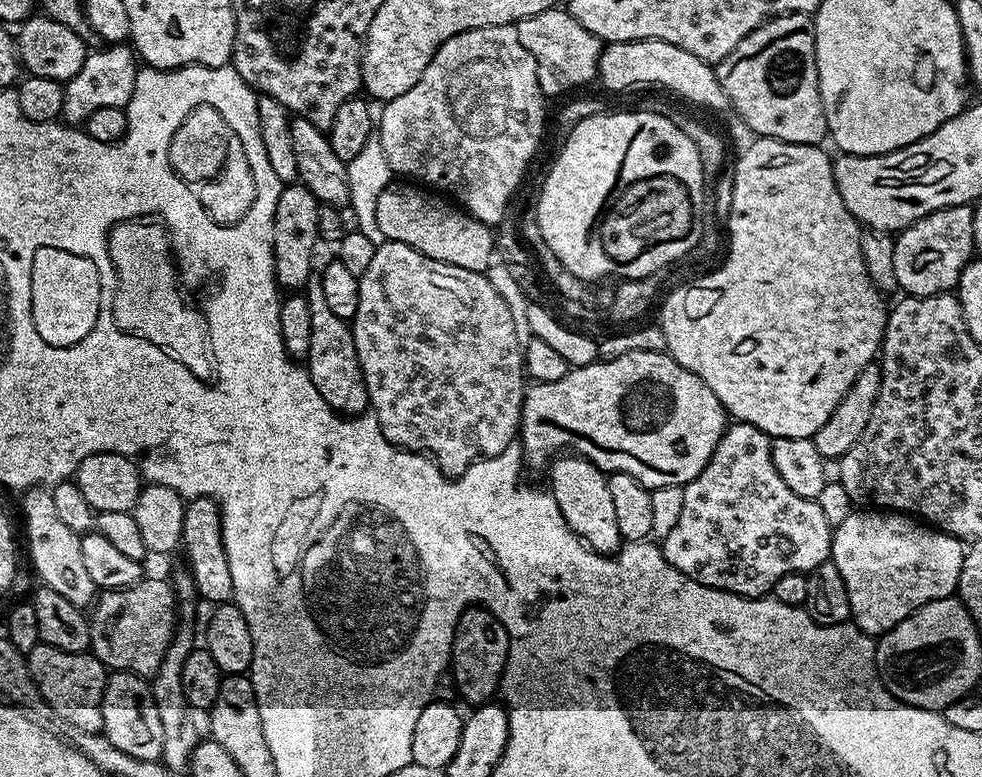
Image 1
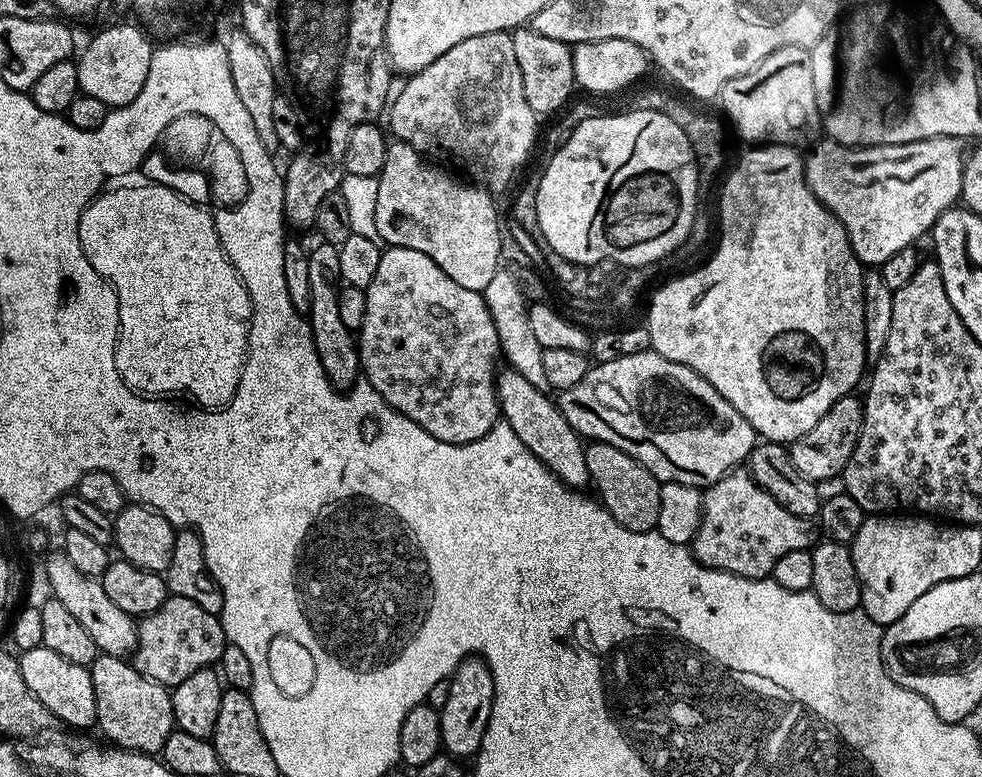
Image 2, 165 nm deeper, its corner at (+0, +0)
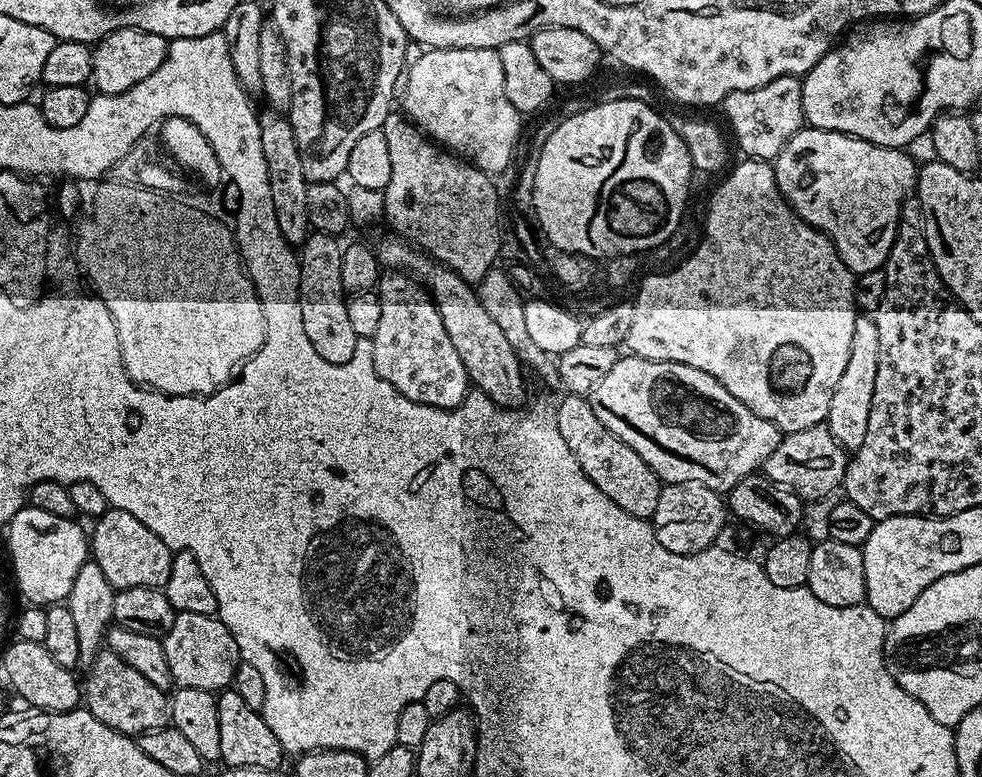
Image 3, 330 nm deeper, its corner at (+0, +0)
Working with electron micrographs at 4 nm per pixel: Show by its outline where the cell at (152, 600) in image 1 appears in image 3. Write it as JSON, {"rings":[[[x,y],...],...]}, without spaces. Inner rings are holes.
{"rings":[[[177,612],[174,626],[162,637],[166,662],[170,665],[172,682],[176,688],[193,688],[219,693],[232,683],[237,666],[242,662],[234,642],[234,634],[216,616]]]}

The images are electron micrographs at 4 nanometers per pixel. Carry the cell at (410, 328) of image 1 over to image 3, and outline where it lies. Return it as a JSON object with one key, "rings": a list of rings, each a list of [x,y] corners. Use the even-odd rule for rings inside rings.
{"rings":[[[388,270],[381,275],[378,291],[382,314],[378,321],[378,330],[374,330],[371,339],[376,373],[390,382],[390,386],[394,386],[398,394],[410,398],[410,402],[435,408],[457,408],[469,394],[470,381],[466,366],[462,366],[462,358],[458,358],[458,350],[454,350],[454,342],[450,342],[450,334],[446,334],[446,326],[442,326],[442,314],[437,310],[436,301],[432,299],[429,289],[403,271]]]}

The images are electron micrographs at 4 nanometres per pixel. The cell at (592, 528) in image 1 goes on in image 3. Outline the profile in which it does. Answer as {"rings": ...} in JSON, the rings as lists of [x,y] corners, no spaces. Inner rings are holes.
{"rings":[[[392,240],[378,248],[381,265],[415,274],[423,287],[430,290],[436,308],[442,314],[442,326],[446,326],[446,334],[450,334],[450,342],[454,342],[454,350],[458,350],[458,358],[462,358],[462,366],[466,366],[466,374],[475,391],[485,392],[502,408],[519,409],[524,400],[525,369],[514,346],[506,342],[501,328],[490,318],[490,314],[486,314],[486,306],[482,306],[477,289],[457,272],[452,272],[427,255],[413,250],[407,243],[404,244]]]}

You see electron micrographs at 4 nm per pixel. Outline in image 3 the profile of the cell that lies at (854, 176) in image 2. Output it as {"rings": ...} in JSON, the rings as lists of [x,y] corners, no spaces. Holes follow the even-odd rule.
{"rings":[[[805,126],[776,155],[776,181],[792,211],[810,226],[829,236],[836,253],[853,274],[869,272],[884,267],[890,246],[894,246],[896,241],[900,211],[905,200],[913,195],[916,186],[918,164],[906,153],[904,148],[878,146],[857,136],[847,136],[844,132],[827,132],[821,128]]]}

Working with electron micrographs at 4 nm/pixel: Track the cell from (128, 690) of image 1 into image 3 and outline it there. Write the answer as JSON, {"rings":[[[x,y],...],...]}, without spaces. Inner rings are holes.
{"rings":[[[101,650],[86,670],[82,680],[82,704],[98,722],[110,726],[110,730],[121,732],[123,736],[139,738],[145,732],[163,728],[170,720],[170,700],[165,689],[154,686],[154,682],[142,678],[138,670],[126,666],[118,654]]]}

